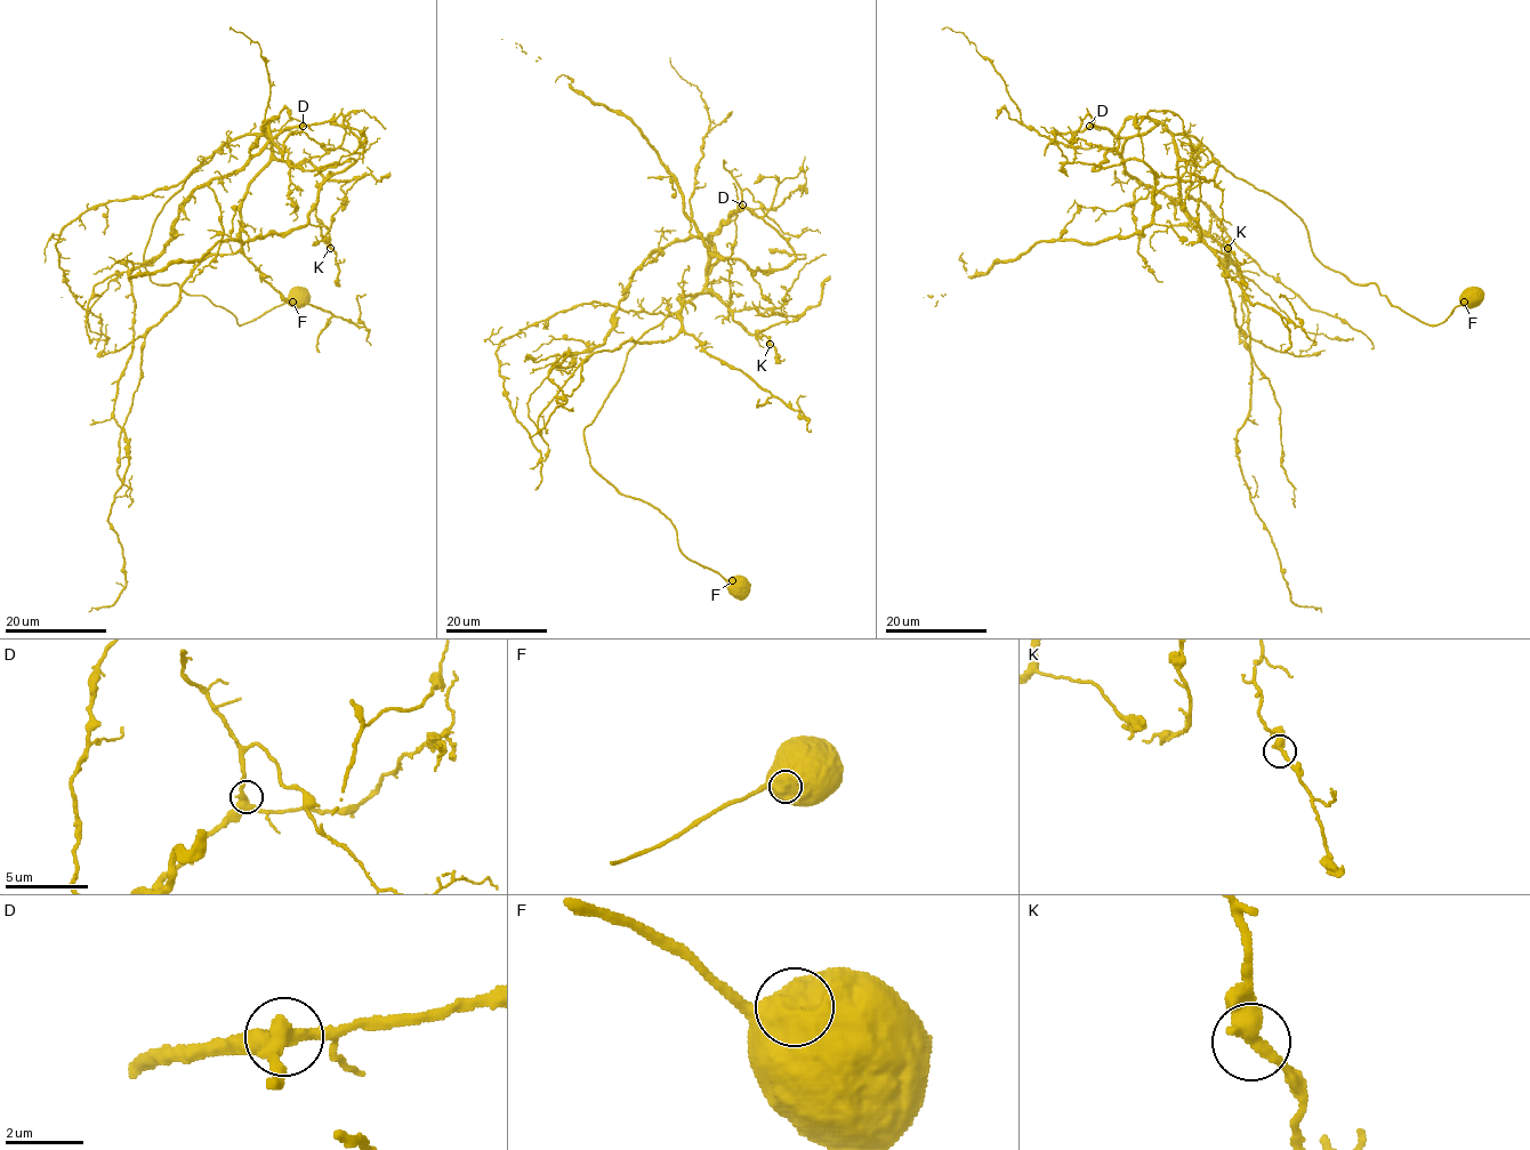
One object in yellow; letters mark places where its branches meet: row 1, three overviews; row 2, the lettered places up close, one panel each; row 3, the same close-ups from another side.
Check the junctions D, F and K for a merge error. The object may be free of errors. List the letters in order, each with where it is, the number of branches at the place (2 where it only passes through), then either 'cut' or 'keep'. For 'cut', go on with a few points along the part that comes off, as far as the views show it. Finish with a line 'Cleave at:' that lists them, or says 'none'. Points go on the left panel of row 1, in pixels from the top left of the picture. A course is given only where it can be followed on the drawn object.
D: at (303, 126); 3 branches meet; keep
F: at (292, 302); 1 branches meet; keep
K: at (330, 248); 2 branches meet; keep
Cleave at: none

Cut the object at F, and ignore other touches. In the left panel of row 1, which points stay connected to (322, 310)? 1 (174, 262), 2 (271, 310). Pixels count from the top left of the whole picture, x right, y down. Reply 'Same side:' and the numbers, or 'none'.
Same side: 1

